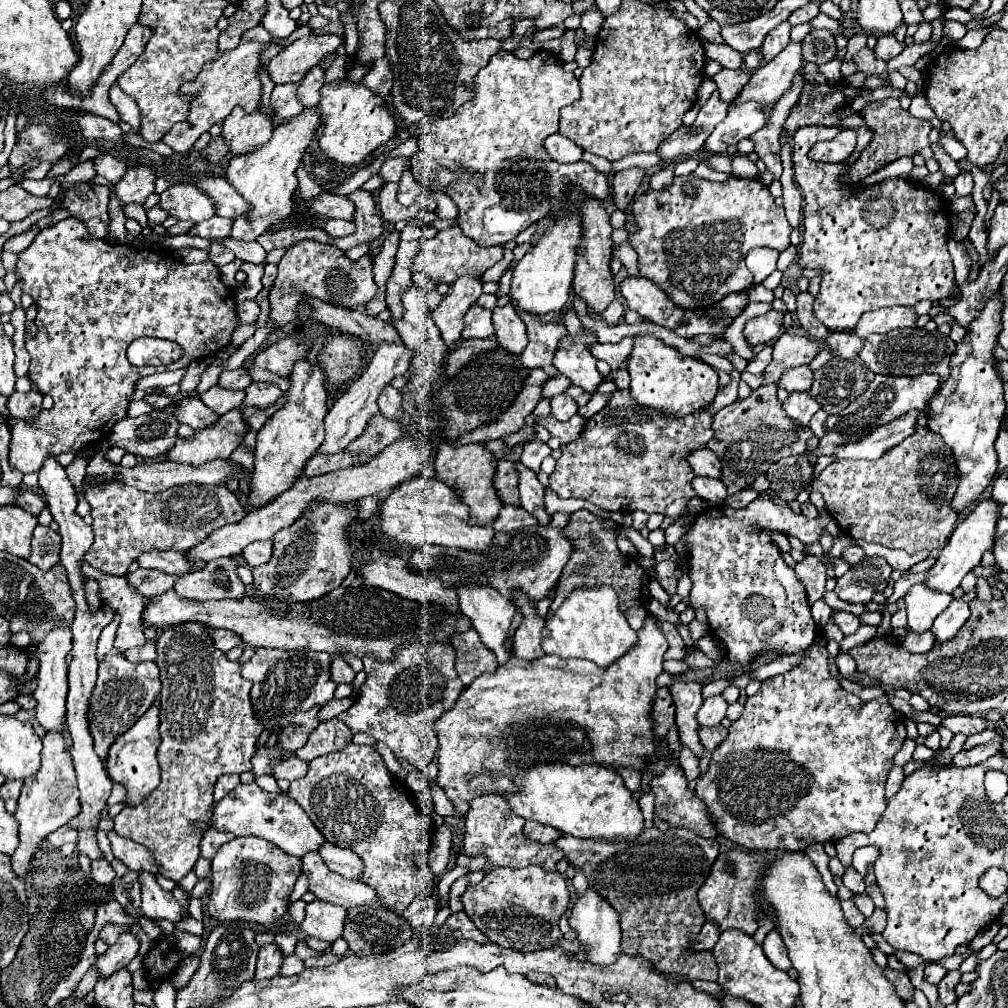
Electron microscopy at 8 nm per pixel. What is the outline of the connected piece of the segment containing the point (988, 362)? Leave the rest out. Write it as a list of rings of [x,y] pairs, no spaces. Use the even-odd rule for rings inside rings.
[[[994,291],[986,301],[978,319],[970,323],[964,341],[956,345],[956,351],[950,359],[950,377],[940,383],[938,393],[930,401],[928,427],[944,437],[946,445],[954,451],[958,463],[960,483],[956,497],[952,501],[952,507],[956,511],[962,511],[968,505],[976,503],[982,491],[992,483],[996,475],[994,439],[998,437],[1002,419],[1006,415],[1004,389],[1002,389],[1004,379],[996,371],[998,361],[994,359],[994,345],[998,343],[998,333],[1002,331],[1000,311],[1002,311],[1002,295]]]

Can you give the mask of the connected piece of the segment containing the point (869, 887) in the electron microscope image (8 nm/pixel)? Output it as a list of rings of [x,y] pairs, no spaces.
[[[869,865],[868,867],[868,873],[865,877],[865,883],[866,883],[866,892],[869,894],[869,896],[872,898],[875,907],[879,909],[885,910],[885,900],[882,897],[882,894],[880,892],[880,888],[878,887],[875,877],[874,877],[874,865]]]

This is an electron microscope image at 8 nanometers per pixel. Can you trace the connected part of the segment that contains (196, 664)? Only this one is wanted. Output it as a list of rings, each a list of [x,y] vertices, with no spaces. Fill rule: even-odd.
[[[182,623],[182,627],[166,629],[156,643],[156,665],[160,669],[162,693],[160,693],[160,735],[162,743],[158,747],[158,763],[162,771],[160,787],[146,797],[138,807],[124,807],[120,815],[114,817],[114,831],[126,839],[132,839],[154,855],[162,863],[162,875],[174,879],[176,883],[188,875],[200,857],[200,839],[212,817],[212,791],[218,775],[222,773],[242,774],[250,771],[250,757],[256,751],[258,735],[264,725],[254,717],[250,703],[250,681],[242,679],[240,665],[226,659],[208,637],[206,627],[200,623]]]

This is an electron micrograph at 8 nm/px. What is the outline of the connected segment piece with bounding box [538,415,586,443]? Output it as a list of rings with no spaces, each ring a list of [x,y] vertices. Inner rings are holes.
[[[550,415],[550,417],[540,419],[538,423],[544,425],[544,427],[552,433],[552,437],[558,437],[562,443],[570,443],[570,441],[578,439],[578,435],[582,433],[582,427],[584,427],[586,419],[580,417],[580,415],[574,415],[572,419],[560,423],[560,421],[556,421],[556,419]]]

